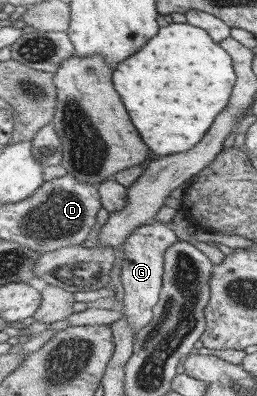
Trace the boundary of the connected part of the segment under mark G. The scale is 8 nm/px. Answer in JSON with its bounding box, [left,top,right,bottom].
[118,219,177,332]

